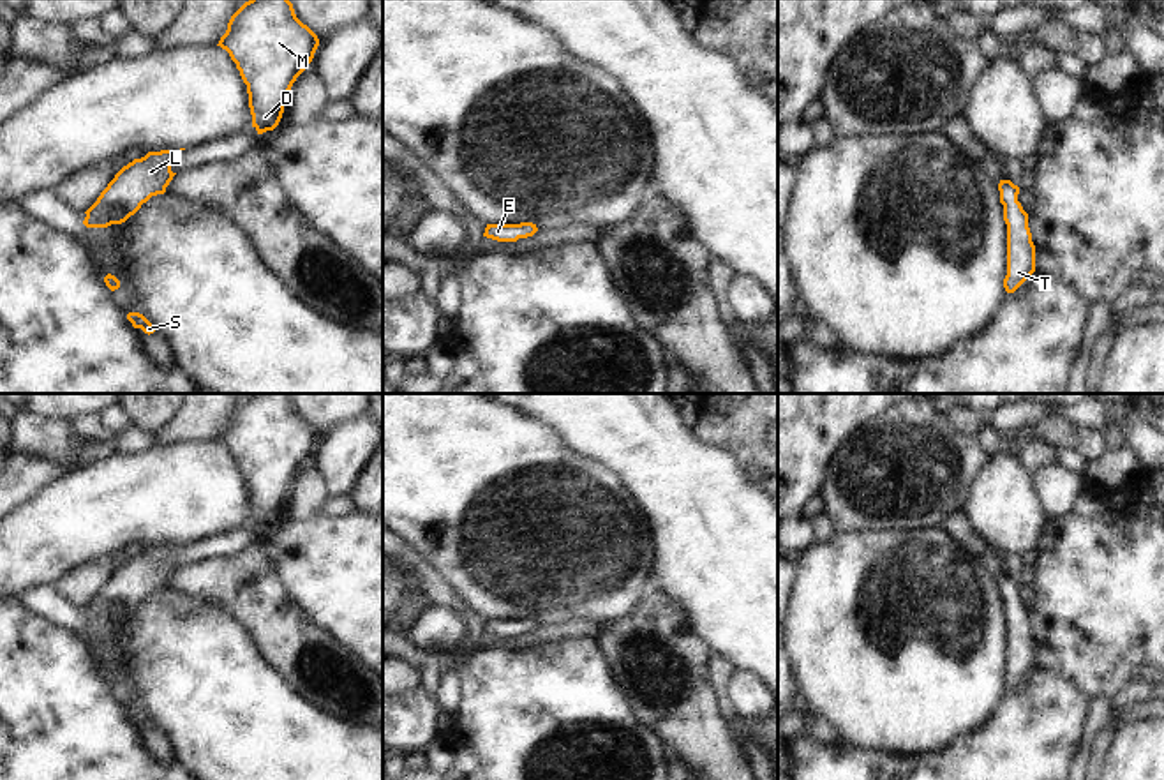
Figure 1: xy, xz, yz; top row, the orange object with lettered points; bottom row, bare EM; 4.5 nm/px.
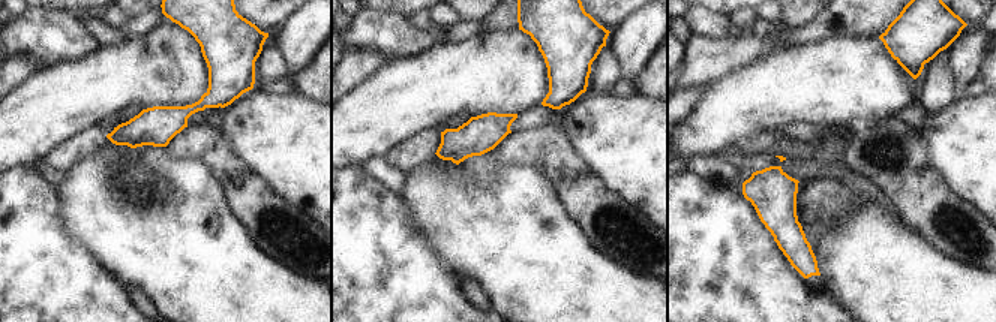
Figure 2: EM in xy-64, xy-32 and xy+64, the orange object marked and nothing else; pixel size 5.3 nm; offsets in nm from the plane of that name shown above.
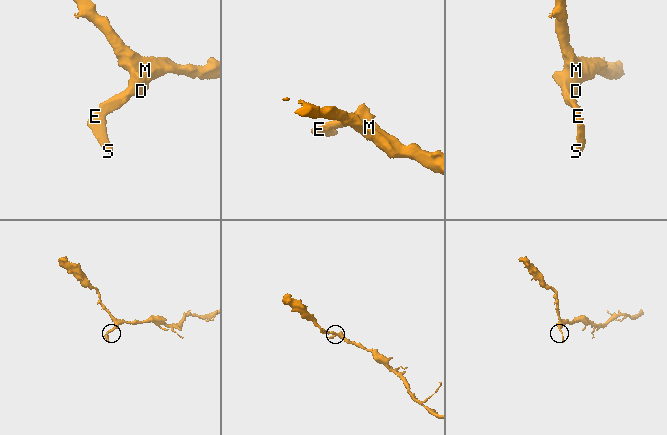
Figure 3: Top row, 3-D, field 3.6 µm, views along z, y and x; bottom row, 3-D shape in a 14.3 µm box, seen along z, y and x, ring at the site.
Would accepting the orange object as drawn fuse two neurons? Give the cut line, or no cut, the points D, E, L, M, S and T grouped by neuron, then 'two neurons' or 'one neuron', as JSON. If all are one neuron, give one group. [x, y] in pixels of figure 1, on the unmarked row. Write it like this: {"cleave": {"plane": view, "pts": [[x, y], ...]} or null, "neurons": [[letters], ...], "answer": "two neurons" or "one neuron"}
{"cleave": null, "neurons": [["D", "E", "L", "M", "S", "T"]], "answer": "one neuron"}

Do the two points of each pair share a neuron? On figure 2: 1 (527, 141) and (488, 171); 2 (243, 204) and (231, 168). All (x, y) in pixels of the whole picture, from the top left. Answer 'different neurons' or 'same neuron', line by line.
1: different neurons
2: same neuron

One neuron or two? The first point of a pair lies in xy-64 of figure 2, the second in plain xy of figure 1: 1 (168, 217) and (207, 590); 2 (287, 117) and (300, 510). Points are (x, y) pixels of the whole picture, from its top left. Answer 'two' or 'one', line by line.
1: two
2: two

